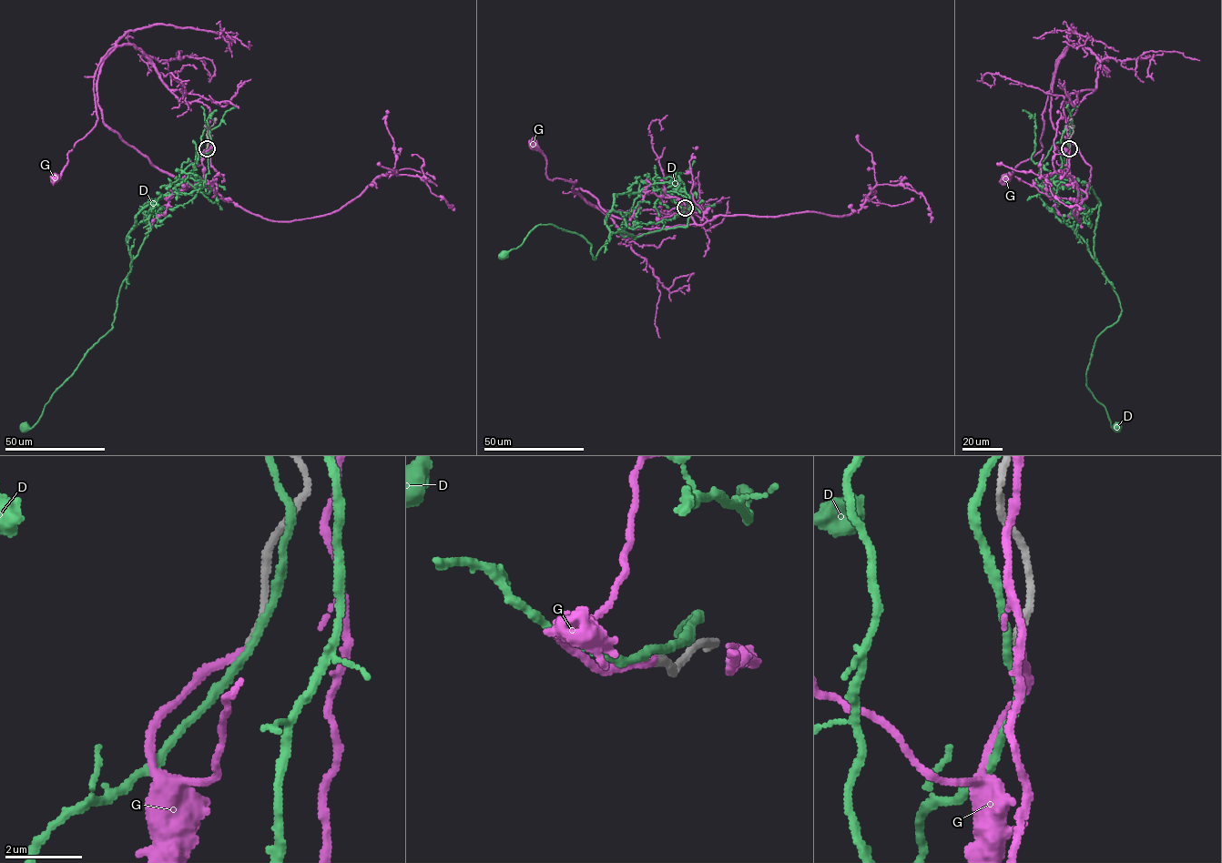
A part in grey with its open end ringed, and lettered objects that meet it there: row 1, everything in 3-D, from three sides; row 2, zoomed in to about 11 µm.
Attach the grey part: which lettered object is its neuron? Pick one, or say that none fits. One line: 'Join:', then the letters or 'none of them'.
Join: G

